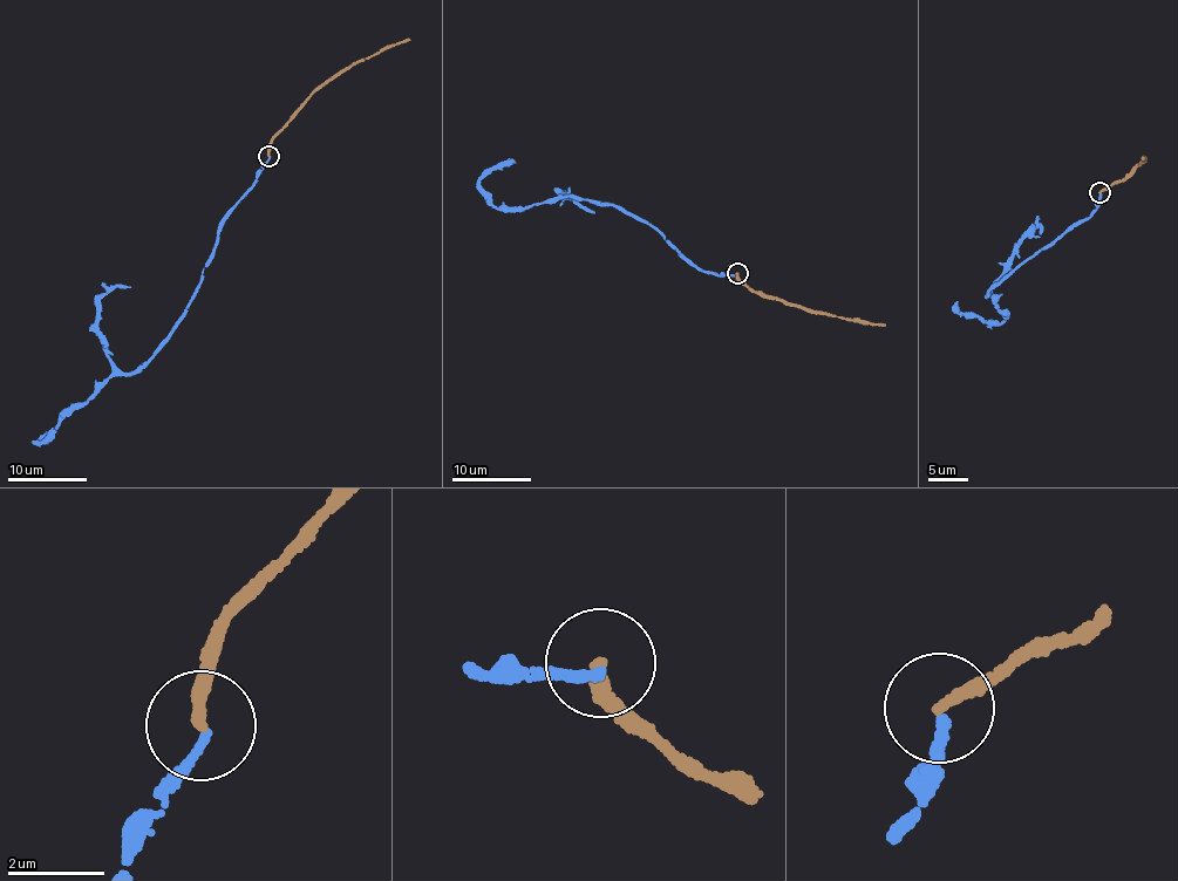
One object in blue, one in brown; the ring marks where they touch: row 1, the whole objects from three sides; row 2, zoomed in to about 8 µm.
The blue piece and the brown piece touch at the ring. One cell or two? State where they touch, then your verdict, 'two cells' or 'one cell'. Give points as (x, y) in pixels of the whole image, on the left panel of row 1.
(269, 156) | two cells

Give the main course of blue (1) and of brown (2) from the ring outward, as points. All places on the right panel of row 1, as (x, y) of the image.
1: (1100, 192), (1095, 212), (985, 294), (992, 291), (1007, 319), (999, 323), (984, 321), (960, 311), (957, 301)
2: (1100, 192), (1145, 159), (1142, 159)

